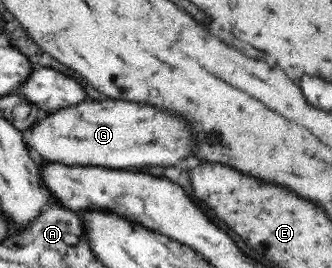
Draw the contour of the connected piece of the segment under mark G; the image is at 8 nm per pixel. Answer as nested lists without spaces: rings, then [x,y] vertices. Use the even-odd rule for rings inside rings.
[[[90,100],[72,104],[50,113],[43,112],[40,119],[28,128],[23,142],[27,148],[36,151],[41,162],[58,162],[64,166],[97,166],[104,168],[128,168],[128,166],[172,166],[176,160],[184,160],[190,150],[188,126],[162,110],[120,102],[120,100]]]

